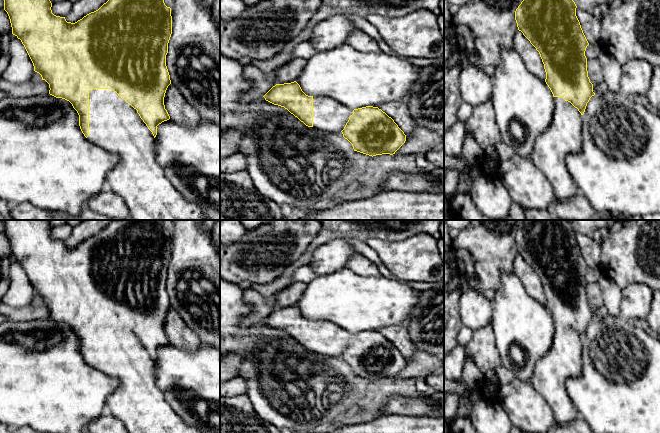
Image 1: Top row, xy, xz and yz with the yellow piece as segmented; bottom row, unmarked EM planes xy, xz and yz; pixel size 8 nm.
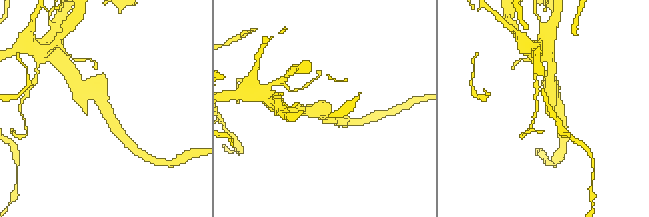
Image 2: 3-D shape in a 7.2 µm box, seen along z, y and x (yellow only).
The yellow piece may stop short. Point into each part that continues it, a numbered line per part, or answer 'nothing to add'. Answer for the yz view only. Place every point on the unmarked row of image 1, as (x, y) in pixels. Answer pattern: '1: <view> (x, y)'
1: yz (563, 361)

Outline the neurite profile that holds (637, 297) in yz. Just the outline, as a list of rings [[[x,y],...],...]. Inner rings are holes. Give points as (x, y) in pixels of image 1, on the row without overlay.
[[[632,283],[622,290],[620,316],[631,323],[644,323],[652,303],[653,291],[644,283]]]

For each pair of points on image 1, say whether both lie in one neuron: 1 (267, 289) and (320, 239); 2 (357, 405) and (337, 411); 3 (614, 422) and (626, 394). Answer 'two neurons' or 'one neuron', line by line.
1: one neuron
2: one neuron
3: one neuron

